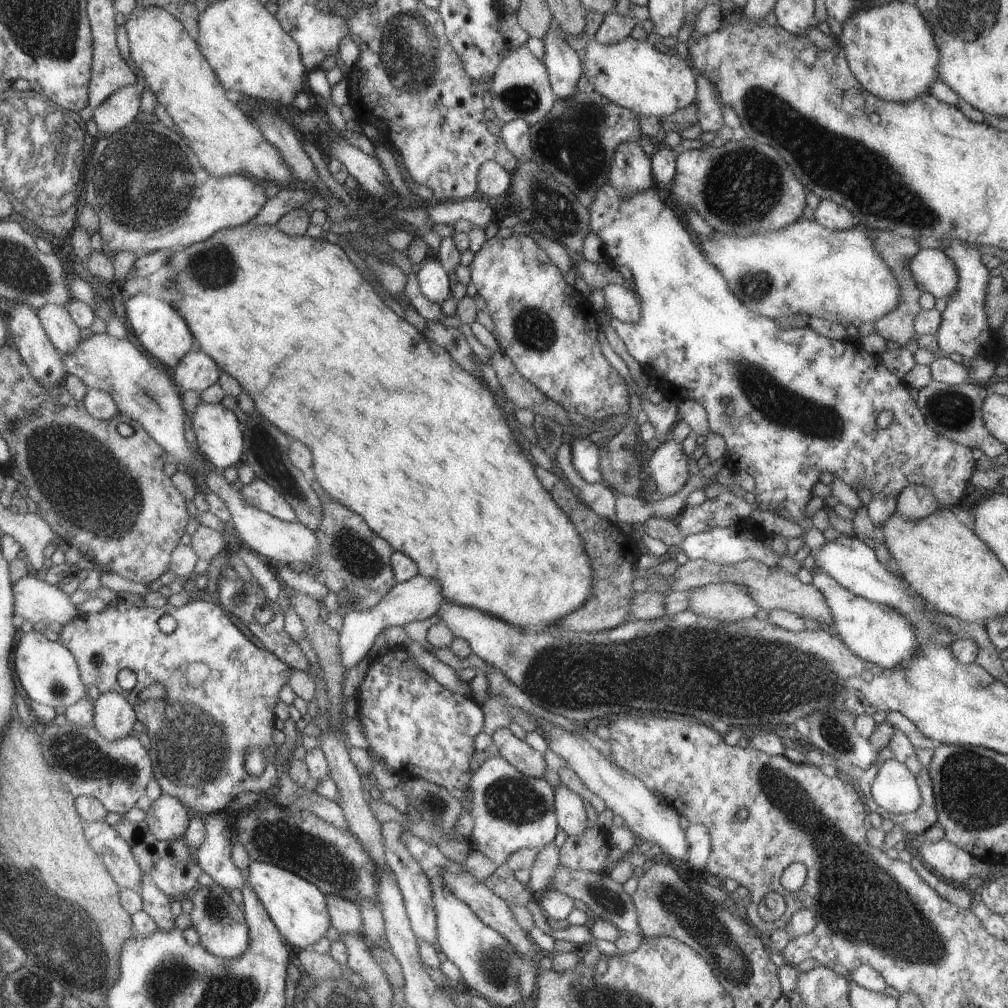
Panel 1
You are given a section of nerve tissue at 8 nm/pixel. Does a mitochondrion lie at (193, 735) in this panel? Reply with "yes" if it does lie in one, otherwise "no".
yes

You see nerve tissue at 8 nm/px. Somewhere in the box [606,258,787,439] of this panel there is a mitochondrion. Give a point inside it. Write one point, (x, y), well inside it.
(756, 284)

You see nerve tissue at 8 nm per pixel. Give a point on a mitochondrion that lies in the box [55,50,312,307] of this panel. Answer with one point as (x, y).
(142, 181)

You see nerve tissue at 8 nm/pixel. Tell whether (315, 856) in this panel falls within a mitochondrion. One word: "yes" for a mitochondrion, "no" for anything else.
yes

